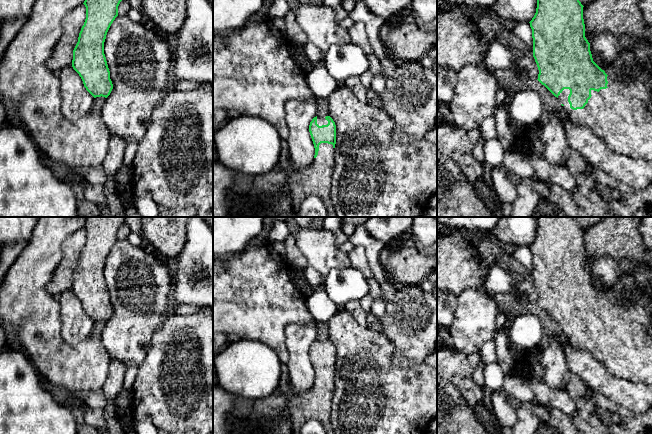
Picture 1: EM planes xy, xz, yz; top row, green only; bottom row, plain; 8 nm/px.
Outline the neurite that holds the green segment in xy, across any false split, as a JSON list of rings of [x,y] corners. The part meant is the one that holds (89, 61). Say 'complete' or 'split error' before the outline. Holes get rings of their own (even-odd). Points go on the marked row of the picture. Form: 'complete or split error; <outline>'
complete; [[[85,0],[86,19],[73,50],[72,67],[94,97],[107,98],[113,84],[104,54],[107,32],[122,0]]]

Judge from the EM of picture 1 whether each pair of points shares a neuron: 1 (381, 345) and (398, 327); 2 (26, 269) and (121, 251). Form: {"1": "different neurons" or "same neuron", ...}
{"1": "different neurons", "2": "different neurons"}

